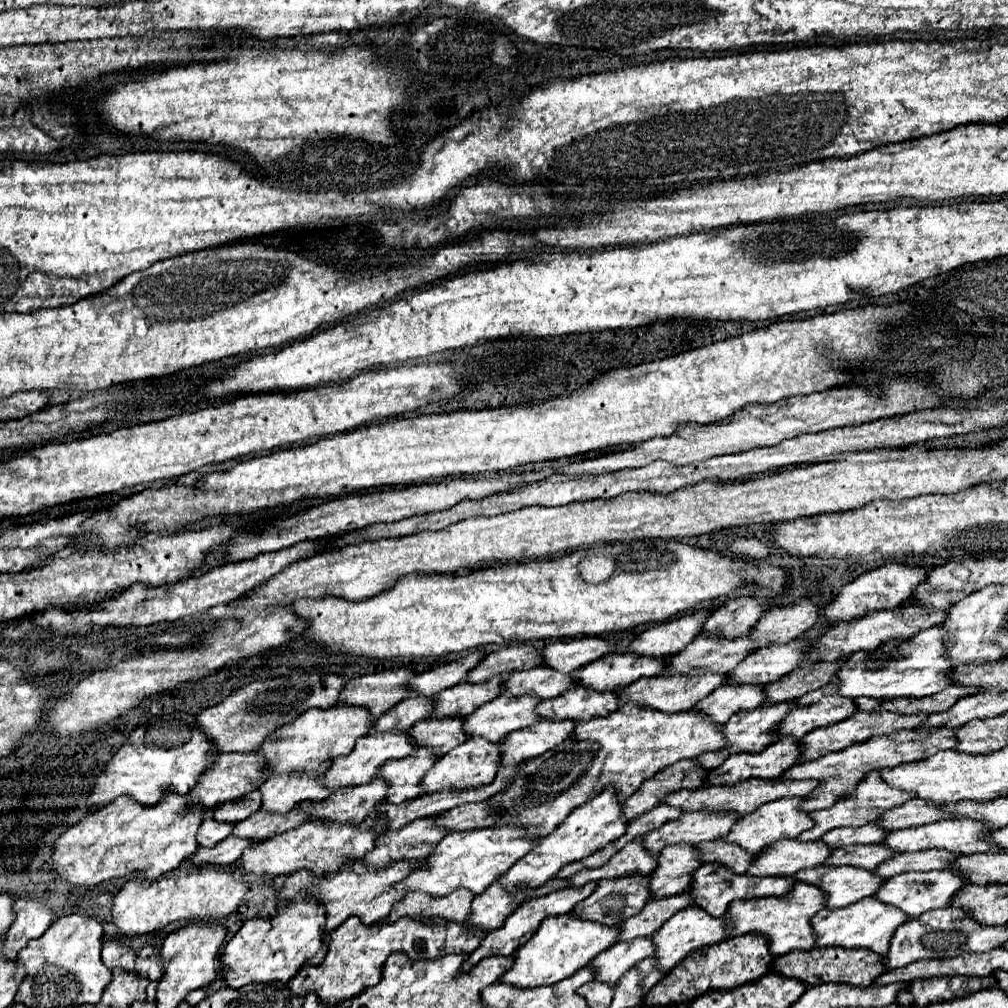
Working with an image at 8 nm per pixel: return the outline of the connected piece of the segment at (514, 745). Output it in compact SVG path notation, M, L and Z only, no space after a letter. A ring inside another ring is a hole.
M539 721L533 727L517 729L501 741L501 759L505 765L521 763L523 759L533 759L563 743L577 721Z

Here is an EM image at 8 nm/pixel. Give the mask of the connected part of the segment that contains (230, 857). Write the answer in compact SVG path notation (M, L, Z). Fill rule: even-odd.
M229 835L227 839L223 839L221 843L217 843L213 849L205 849L199 847L197 853L191 857L191 861L195 865L227 865L237 861L245 849L249 849L249 845L255 845L257 841L243 841L241 837Z

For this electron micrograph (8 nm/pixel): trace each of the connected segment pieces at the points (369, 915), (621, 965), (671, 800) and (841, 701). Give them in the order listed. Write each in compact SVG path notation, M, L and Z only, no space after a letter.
M399 859L383 869L371 869L363 861L345 861L343 869L339 869L339 873L331 873L327 877L311 877L311 873L293 873L291 877L287 877L281 897L285 901L289 901L299 891L319 897L319 901L327 907L327 927L325 927L327 931L333 931L351 915L357 915L365 925L371 925L371 923L379 923L379 921L387 919L387 915L391 913L391 907L401 897L407 895L407 889L403 889L403 893L399 893L399 889L395 889L395 885L401 881L401 877L405 877L411 869L415 869L415 865L423 865L423 861Z
M651 937L619 941L611 949L599 953L593 959L595 979L615 983L627 969L631 969L641 959L651 957L653 953L655 953L655 943L651 943Z
M747 779L741 781L739 785L705 785L699 789L681 789L679 793L671 793L671 797L665 797L663 801L675 807L681 807L683 811L699 811L699 809L711 809L711 811L737 811L741 815L753 813L757 807L761 807L763 803L781 799L781 797L805 797L809 795L819 783L817 781L787 781L787 779L771 779L771 781L763 781L763 779Z
M829 683L799 697L795 709L791 709L791 713L787 715L787 719L783 719L777 731L781 735L793 735L795 739L803 739L803 735L807 735L811 729L835 725L851 717L851 713L855 711L855 701L839 697L837 685Z

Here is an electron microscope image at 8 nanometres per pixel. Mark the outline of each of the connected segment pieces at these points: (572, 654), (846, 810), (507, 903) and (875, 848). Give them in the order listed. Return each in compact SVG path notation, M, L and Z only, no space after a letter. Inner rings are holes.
M579 637L571 641L557 641L543 649L545 663L561 673L573 673L575 669L597 661L599 657L613 653L615 641L605 637Z
M871 771L867 773L867 777L857 785L855 793L843 797L841 801L837 801L833 807L829 809L821 809L821 811L813 811L809 813L811 819L815 821L815 827L809 829L809 831L803 831L797 839L799 841L815 841L815 839L821 839L827 831L831 829L837 829L837 827L861 827L861 825L867 825L867 823L873 823L877 821L887 809L893 809L897 805L903 805L911 799L911 793L901 793L899 789L895 789L893 785L887 785L881 777L879 777L879 771Z
M551 879L547 881L543 887L539 889L527 889L527 887L519 887L515 891L507 891L505 887L499 887L499 883L495 881L495 885L491 885L491 889L485 889L481 895L477 895L473 899L471 905L471 915L469 915L469 923L479 927L479 929L487 929L493 931L497 927L503 925L503 921L527 899L531 897L539 897L539 895L547 895L551 891L559 891L565 885L569 885L567 879Z
M873 843L873 845L851 845L847 849L833 849L825 865L853 865L863 869L875 869L883 861L895 857L897 853L891 853L887 845Z

